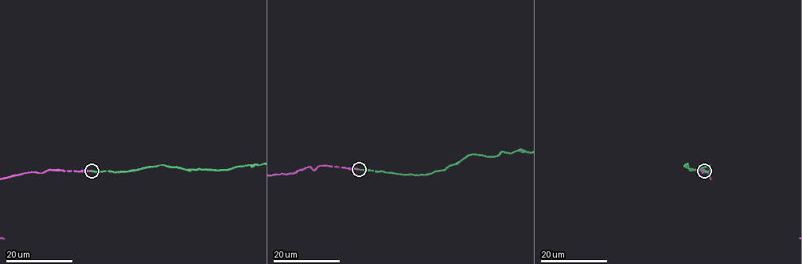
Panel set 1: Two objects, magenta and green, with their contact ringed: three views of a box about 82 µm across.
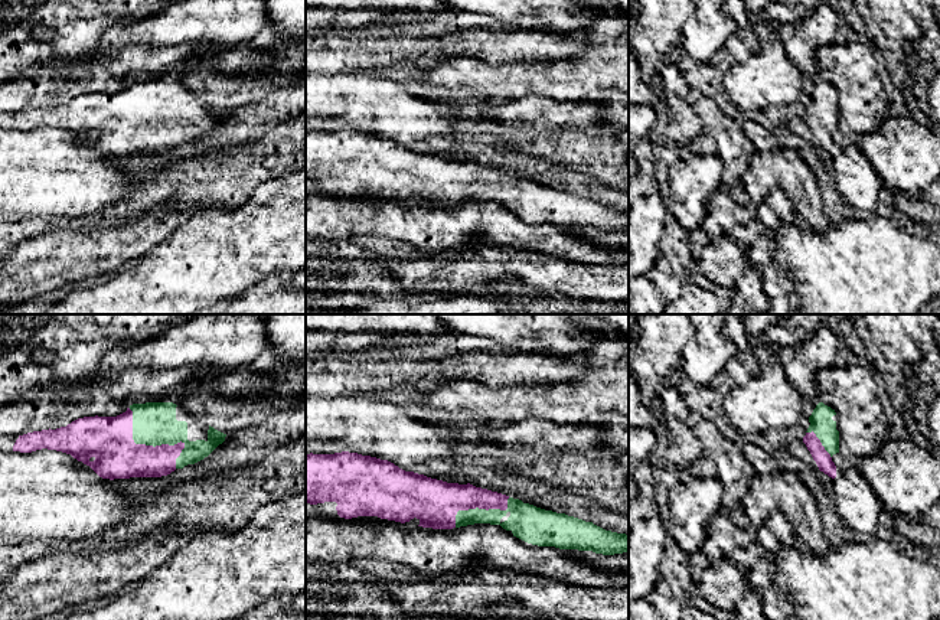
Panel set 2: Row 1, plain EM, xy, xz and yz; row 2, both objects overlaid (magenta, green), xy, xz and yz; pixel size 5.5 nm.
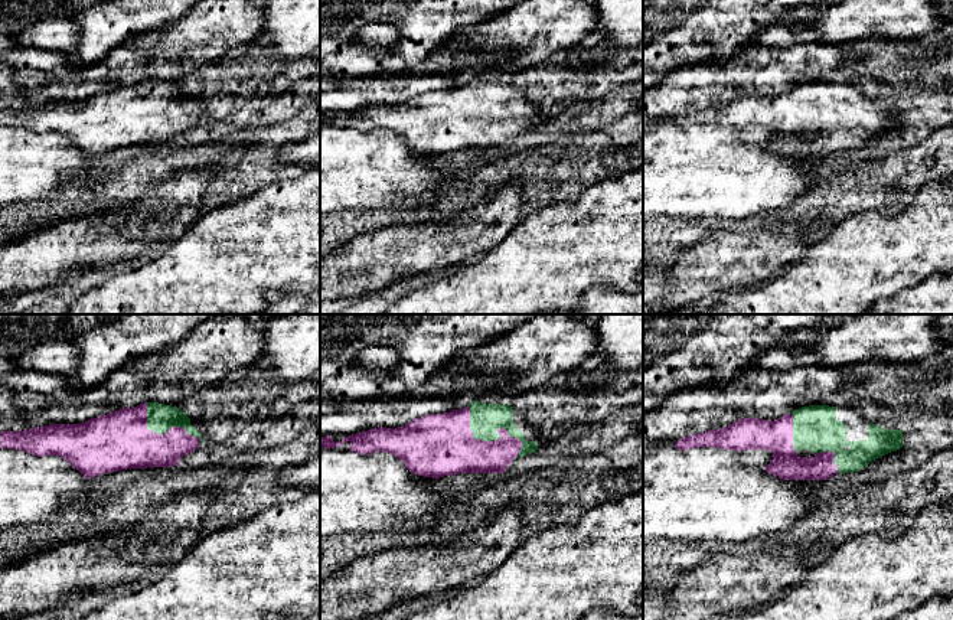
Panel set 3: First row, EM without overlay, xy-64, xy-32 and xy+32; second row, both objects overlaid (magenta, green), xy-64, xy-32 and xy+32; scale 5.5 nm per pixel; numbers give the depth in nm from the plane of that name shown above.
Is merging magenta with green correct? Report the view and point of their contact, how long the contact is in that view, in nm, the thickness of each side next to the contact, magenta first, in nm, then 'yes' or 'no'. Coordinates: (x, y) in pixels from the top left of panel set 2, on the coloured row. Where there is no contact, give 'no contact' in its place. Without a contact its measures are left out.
meets magenta in xy at (156, 446); contact 420 nm long; 240 nm thick on the magenta side, 240 nm on the other; yes

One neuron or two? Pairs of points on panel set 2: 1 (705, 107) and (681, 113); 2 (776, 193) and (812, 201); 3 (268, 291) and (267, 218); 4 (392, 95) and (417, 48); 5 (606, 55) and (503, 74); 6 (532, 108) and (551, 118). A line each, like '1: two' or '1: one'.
1: two
2: two
3: two
4: two
5: one
6: one

